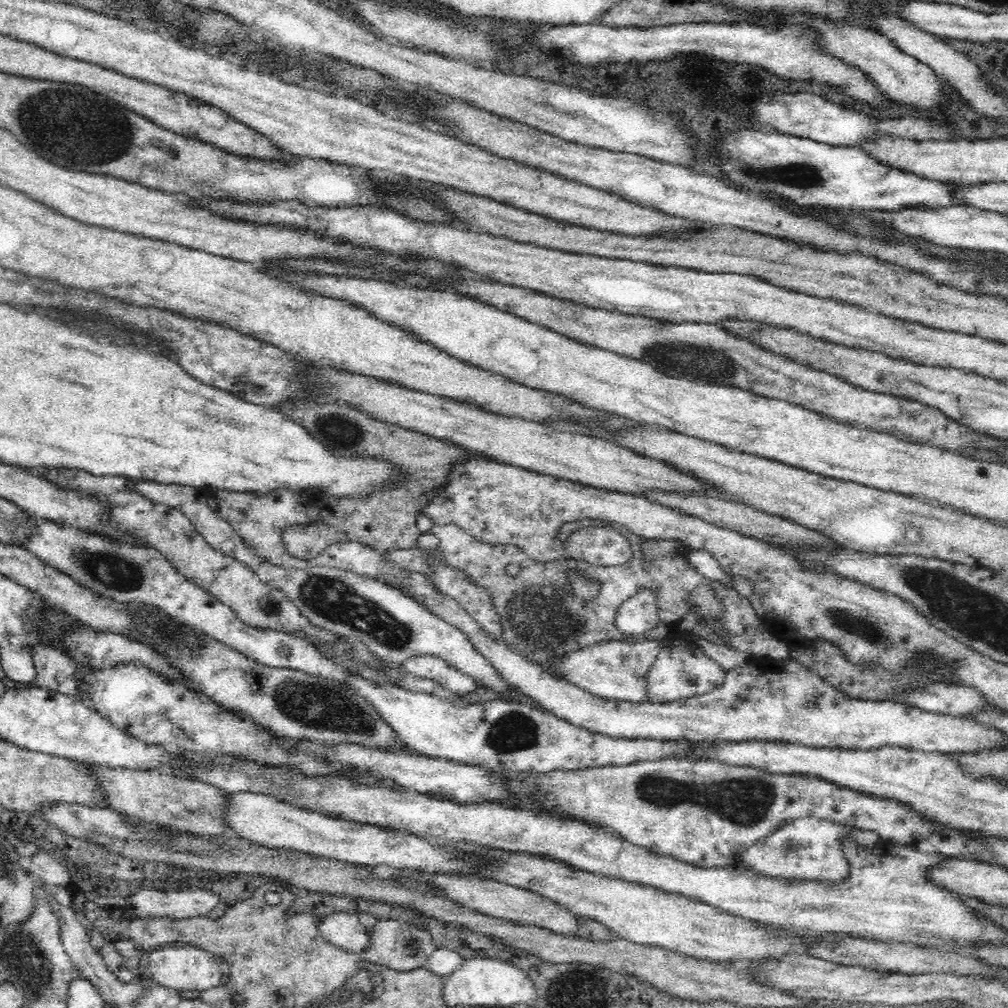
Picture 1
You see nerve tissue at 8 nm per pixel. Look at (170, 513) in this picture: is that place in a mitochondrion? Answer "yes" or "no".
no

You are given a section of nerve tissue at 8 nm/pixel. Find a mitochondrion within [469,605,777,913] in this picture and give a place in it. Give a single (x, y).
(514, 731)

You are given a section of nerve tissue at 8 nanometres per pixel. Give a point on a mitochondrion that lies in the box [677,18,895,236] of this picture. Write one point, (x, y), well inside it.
(801, 174)

